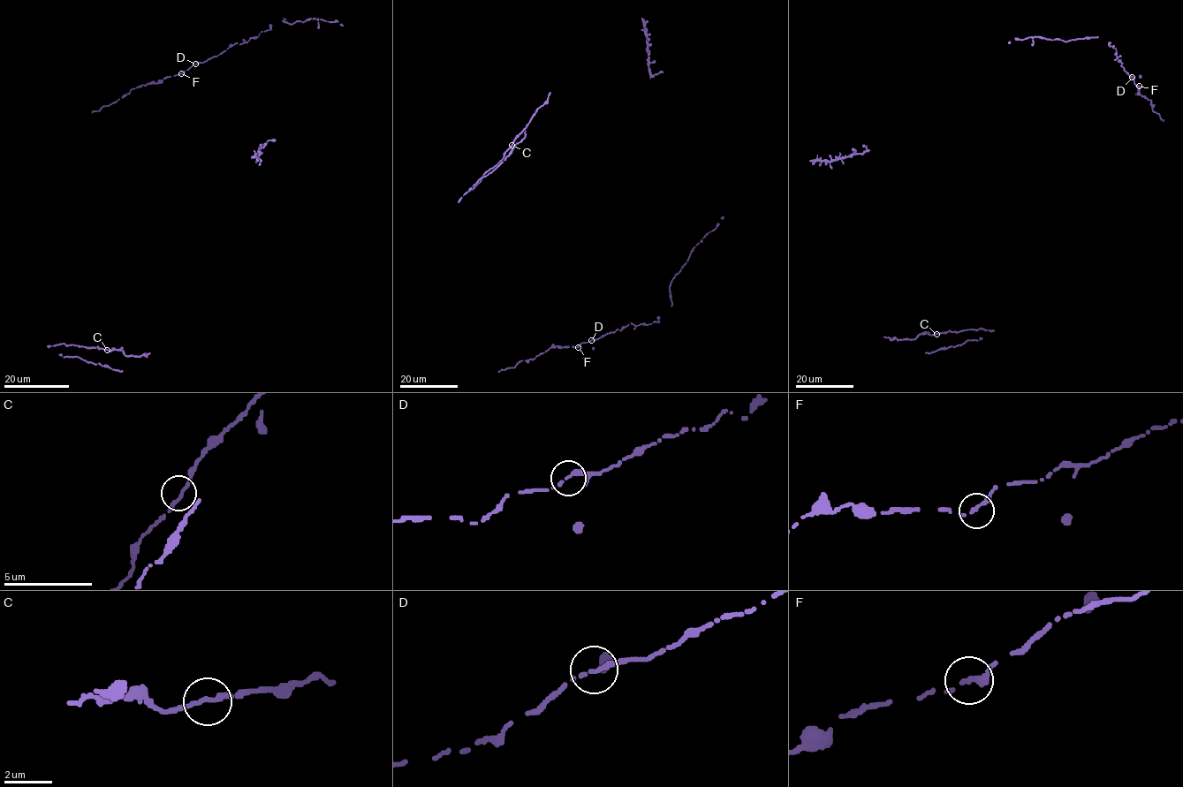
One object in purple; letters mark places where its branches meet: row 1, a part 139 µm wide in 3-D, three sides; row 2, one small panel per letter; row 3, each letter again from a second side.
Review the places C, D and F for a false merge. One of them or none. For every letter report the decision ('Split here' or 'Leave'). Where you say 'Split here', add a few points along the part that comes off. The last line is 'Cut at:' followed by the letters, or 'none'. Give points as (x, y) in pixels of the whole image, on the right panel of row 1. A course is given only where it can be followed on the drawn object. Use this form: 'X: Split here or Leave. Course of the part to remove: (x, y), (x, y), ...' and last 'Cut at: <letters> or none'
C: Leave
D: Leave
F: Leave
Cut at: none

